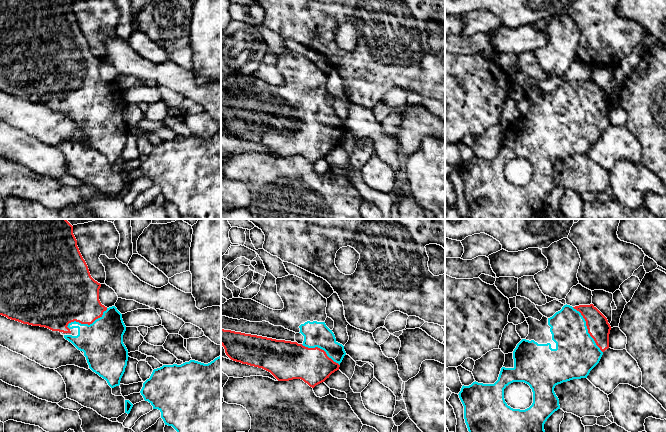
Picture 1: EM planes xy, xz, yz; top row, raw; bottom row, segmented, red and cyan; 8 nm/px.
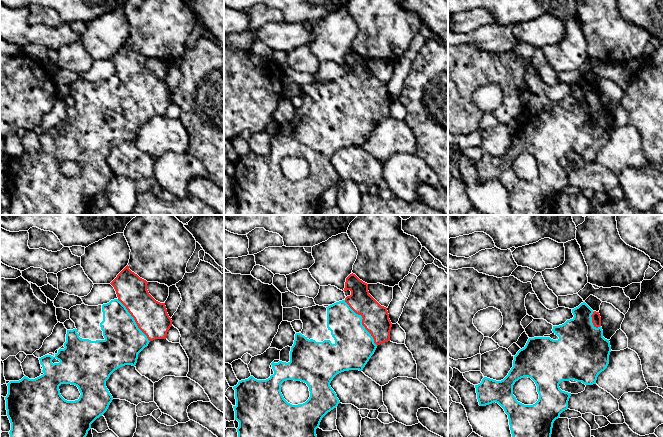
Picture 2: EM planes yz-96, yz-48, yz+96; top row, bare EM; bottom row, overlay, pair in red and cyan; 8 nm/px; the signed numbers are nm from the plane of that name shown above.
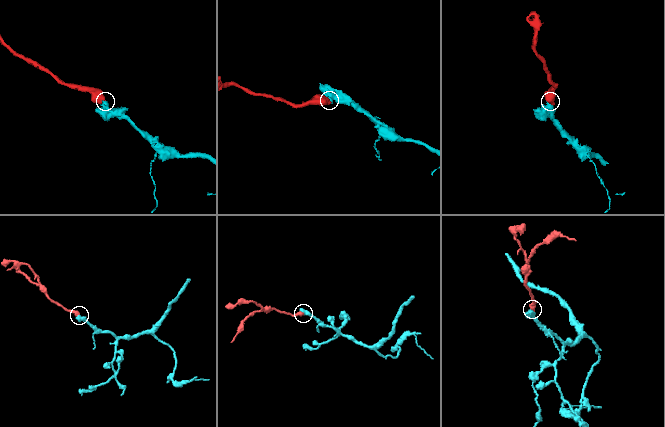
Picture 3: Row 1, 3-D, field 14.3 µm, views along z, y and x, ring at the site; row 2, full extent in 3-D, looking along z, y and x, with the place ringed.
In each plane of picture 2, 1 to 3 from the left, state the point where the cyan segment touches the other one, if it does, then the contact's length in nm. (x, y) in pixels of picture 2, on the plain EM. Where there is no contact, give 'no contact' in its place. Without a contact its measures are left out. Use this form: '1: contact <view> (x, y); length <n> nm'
1: contact yz-96 (134, 95); length 440 nm
2: contact yz-48 (362, 98); length 460 nm
3: contact yz+96 (592, 96); length 150 nm

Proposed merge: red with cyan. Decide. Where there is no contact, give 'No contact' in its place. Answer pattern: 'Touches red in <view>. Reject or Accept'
Touches red in xy. Accept

